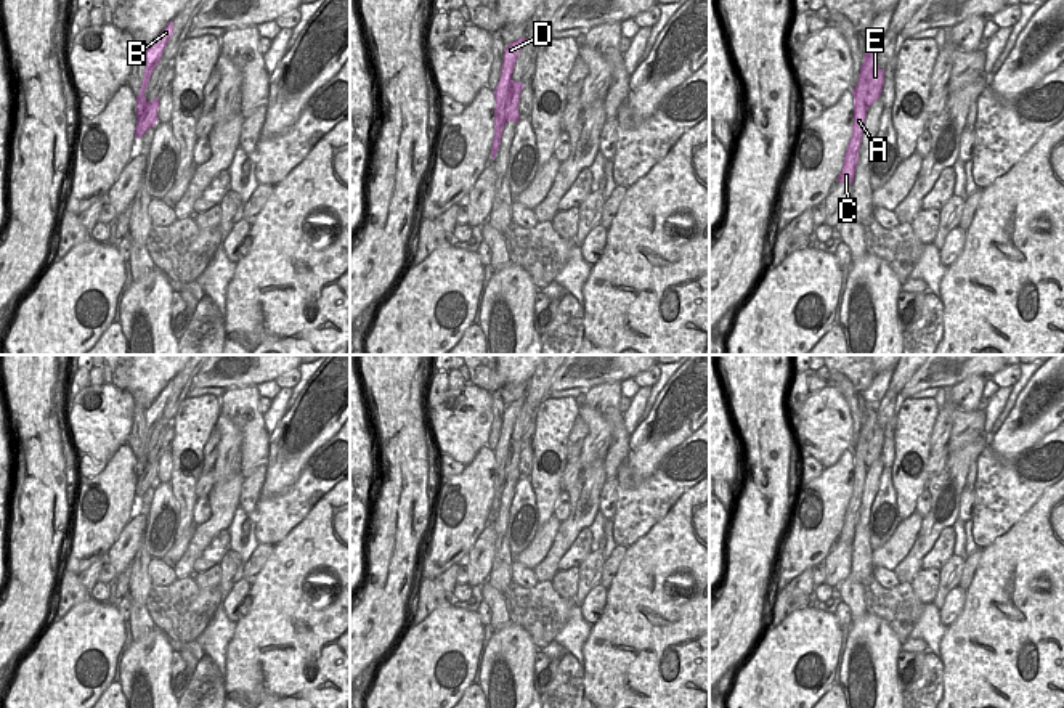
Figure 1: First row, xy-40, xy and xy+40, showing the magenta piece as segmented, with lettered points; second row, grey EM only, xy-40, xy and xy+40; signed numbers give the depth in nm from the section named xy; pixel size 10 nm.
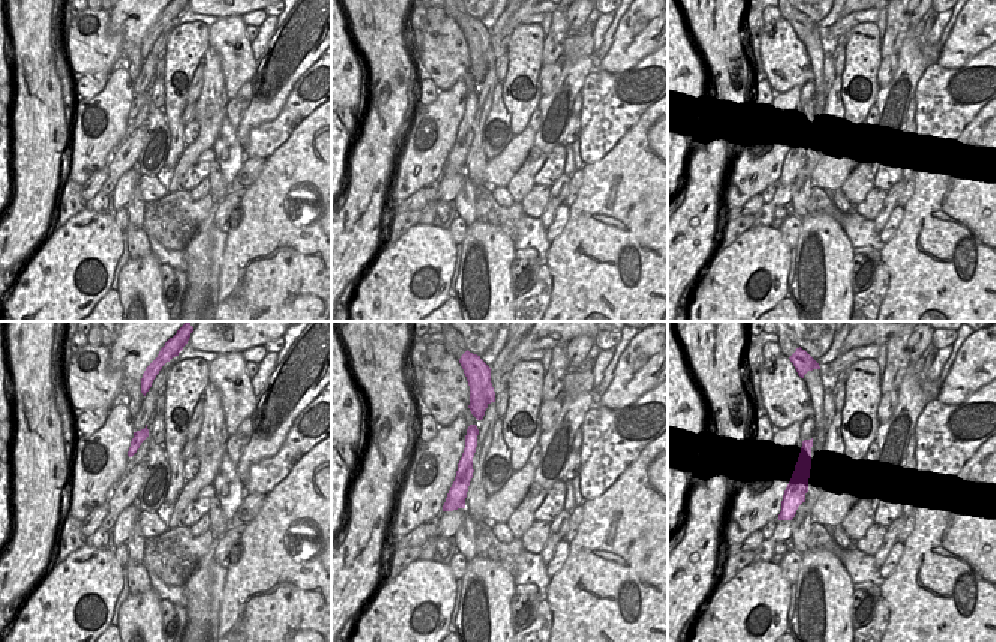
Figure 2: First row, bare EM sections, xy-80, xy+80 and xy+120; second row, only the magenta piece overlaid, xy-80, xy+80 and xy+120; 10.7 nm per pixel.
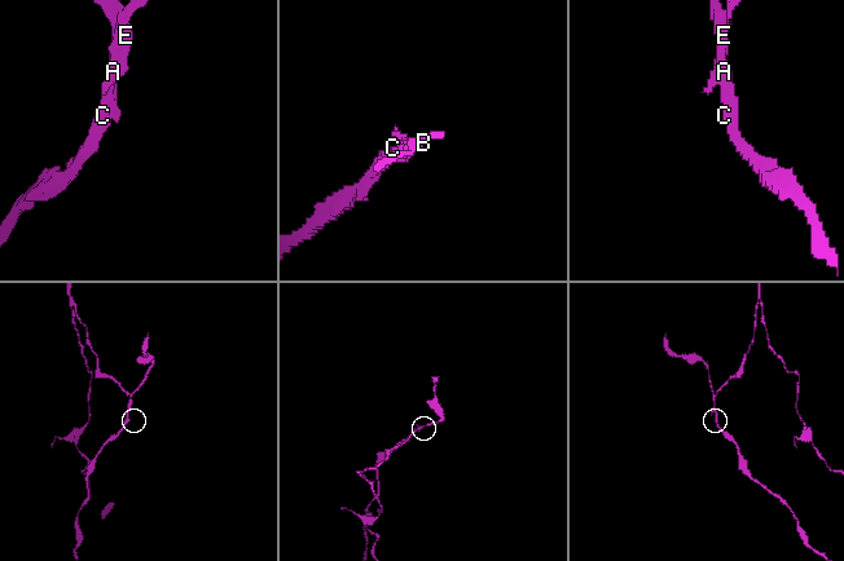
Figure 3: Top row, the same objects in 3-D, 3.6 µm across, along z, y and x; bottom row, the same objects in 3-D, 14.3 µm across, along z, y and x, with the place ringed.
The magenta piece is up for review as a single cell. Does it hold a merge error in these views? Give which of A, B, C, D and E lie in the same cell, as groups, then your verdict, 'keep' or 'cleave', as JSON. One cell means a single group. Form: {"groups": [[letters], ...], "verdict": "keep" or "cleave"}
{"groups": [["A", "B", "C", "D"], ["E"]], "verdict": "cleave"}

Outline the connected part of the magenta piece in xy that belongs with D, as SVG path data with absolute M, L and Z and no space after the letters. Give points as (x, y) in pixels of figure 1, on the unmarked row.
M520 397L518 400L507 405L504 409L501 437L499 437L497 446L494 450L496 466L494 466L494 499L493 499L493 506L491 506L493 520L499 509L499 504L501 504L501 494L502 494L502 490L506 485L506 462L507 462L507 456L509 456L510 438L512 438L517 416L518 416L523 403L525 403L525 397Z

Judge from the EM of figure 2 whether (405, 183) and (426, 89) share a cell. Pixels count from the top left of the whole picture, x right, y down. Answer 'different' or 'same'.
different

